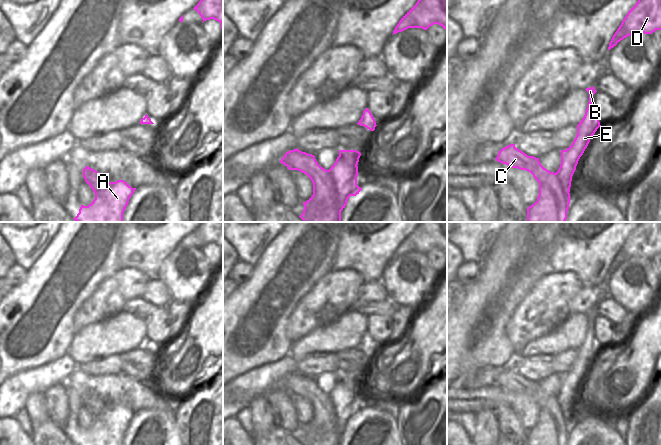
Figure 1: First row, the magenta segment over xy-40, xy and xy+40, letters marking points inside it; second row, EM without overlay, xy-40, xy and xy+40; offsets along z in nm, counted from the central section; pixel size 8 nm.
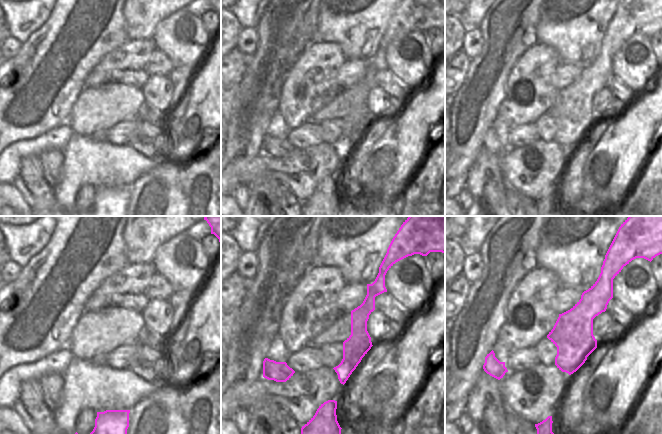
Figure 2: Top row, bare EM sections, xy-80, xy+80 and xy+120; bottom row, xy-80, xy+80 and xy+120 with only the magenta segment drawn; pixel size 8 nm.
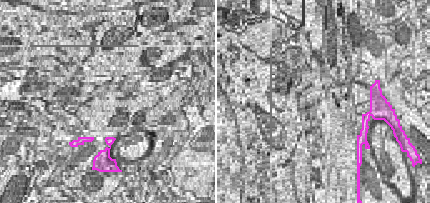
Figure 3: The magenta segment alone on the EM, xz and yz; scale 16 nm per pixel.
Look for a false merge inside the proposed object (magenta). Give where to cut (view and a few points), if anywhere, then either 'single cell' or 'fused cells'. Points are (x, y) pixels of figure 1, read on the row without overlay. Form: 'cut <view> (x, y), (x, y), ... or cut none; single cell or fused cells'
cut xy (339, 379), (358, 382); fused cells

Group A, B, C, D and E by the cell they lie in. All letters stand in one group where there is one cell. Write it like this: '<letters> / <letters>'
A C / B D E

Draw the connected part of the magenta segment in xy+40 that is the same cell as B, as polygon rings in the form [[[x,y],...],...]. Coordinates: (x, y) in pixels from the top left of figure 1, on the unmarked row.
[[[592,310],[585,313],[589,317],[589,327],[583,343],[577,349],[577,359],[573,367],[566,373],[561,374],[561,382],[572,380],[579,384],[587,372],[590,363],[601,350],[593,333],[593,319],[597,316]]]

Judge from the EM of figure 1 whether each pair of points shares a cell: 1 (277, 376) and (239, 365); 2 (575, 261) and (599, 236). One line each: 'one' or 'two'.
1: two
2: one

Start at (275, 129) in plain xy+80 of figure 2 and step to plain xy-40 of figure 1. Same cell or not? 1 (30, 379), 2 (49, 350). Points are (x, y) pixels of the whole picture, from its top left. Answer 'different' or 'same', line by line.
1: different
2: same

